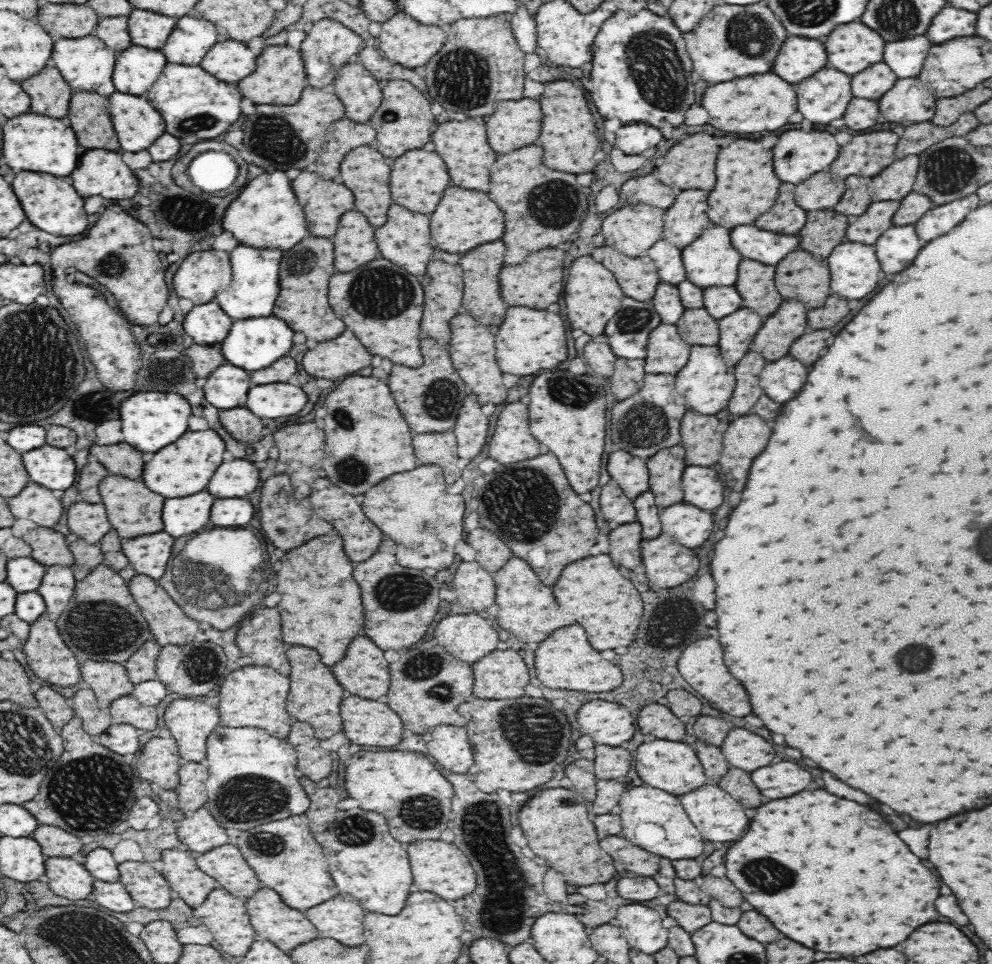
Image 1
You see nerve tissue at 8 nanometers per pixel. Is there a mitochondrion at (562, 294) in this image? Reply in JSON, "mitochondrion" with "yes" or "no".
{"mitochondrion":"no"}

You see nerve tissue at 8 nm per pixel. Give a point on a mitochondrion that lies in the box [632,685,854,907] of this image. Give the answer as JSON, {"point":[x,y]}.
{"point":[769,876]}

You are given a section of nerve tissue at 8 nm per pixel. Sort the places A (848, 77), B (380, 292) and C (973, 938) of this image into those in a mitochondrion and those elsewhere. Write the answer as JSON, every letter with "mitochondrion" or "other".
{"A":"other","B":"mitochondrion","C":"other"}

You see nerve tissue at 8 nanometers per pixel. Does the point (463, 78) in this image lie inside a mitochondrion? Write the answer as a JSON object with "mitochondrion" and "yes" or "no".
{"mitochondrion":"yes"}

